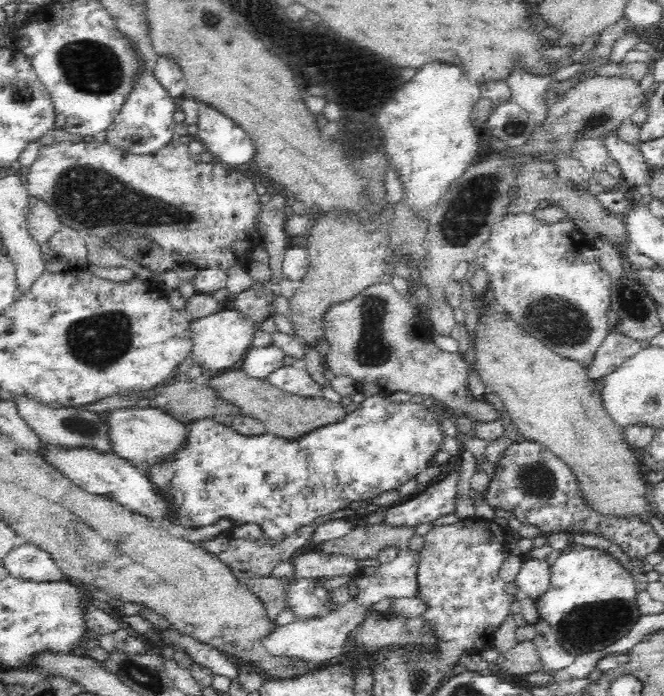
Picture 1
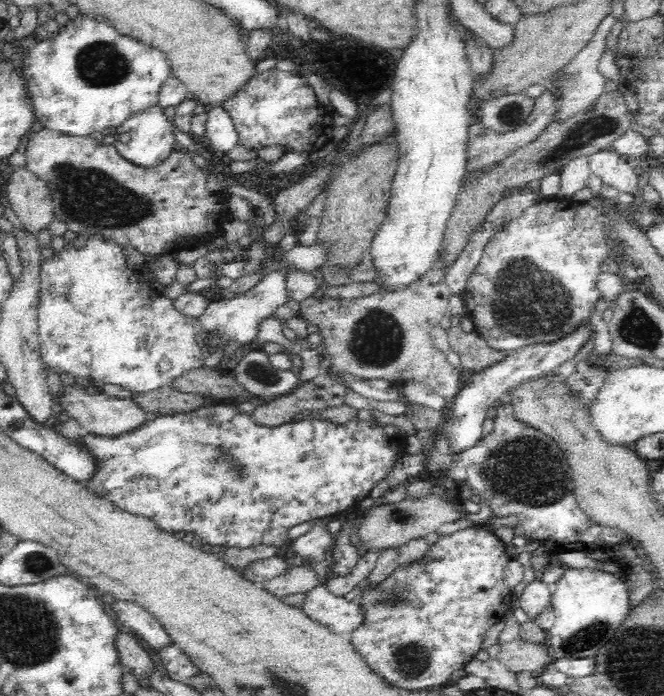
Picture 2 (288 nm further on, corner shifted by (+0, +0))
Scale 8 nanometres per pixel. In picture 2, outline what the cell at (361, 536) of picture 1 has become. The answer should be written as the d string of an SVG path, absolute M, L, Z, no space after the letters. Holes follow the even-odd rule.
M440 494L428 496L422 502L412 502L412 500L402 500L398 504L386 504L386 506L376 506L368 510L368 516L360 522L356 530L358 538L358 548L364 548L368 552L384 552L384 550L398 550L400 546L412 542L412 540L424 540L430 532L438 532L442 524L454 524L460 520L460 506L452 506L446 502Z

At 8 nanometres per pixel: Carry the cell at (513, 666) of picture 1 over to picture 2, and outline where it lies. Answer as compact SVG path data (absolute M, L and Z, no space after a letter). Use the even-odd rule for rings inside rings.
M516 638L512 642L502 644L502 652L498 654L498 660L510 670L510 672L532 672L538 676L550 662L552 656L546 648L546 642L532 642Z

